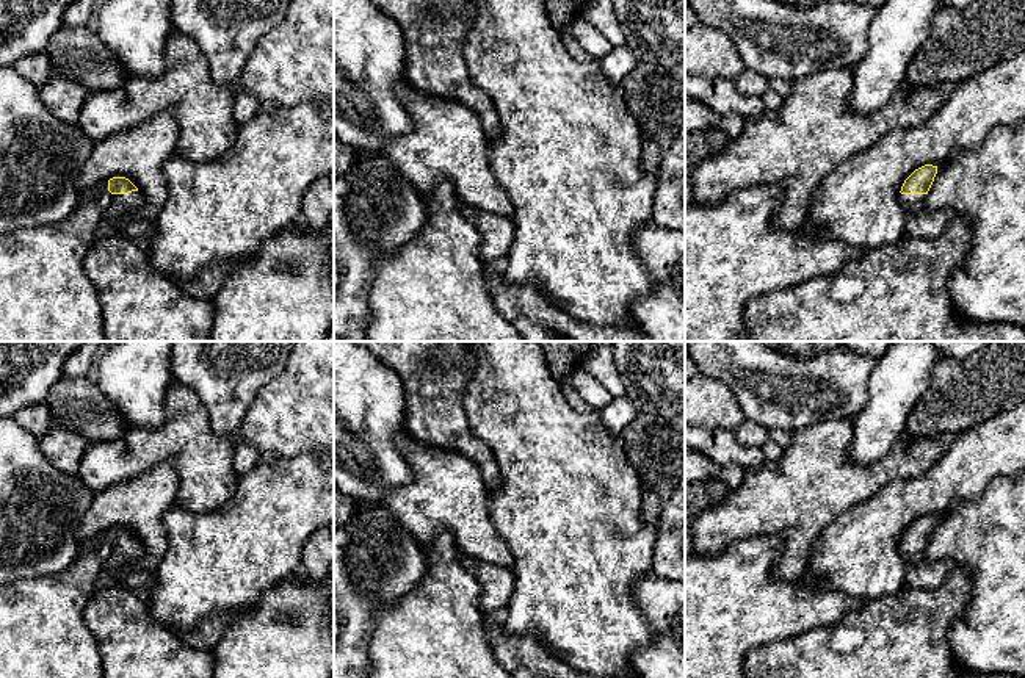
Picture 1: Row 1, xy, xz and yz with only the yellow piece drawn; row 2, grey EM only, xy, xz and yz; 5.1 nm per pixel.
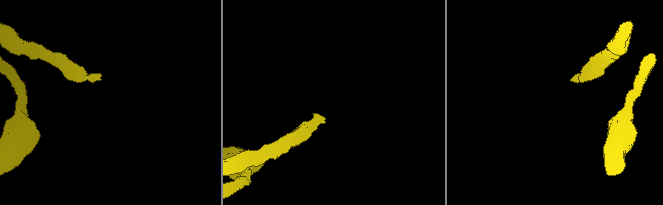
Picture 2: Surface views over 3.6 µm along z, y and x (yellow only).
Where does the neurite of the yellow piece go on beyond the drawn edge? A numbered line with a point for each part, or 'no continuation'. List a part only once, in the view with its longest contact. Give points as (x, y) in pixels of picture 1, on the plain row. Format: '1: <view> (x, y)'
1: xy (118, 566)

